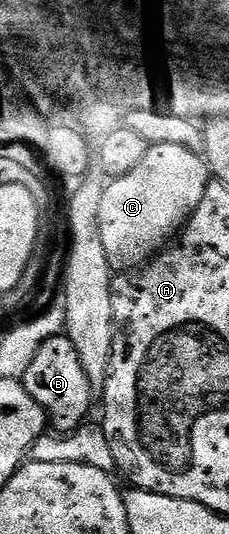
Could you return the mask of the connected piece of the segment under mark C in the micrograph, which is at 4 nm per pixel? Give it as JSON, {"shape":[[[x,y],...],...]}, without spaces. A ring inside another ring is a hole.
{"shape":[[[176,144],[151,145],[136,168],[113,179],[111,186],[102,190],[100,204],[100,240],[104,240],[104,252],[108,252],[111,267],[121,272],[149,262],[189,222],[191,214],[200,204],[200,196],[204,196],[207,181],[207,163],[195,151]]]}

